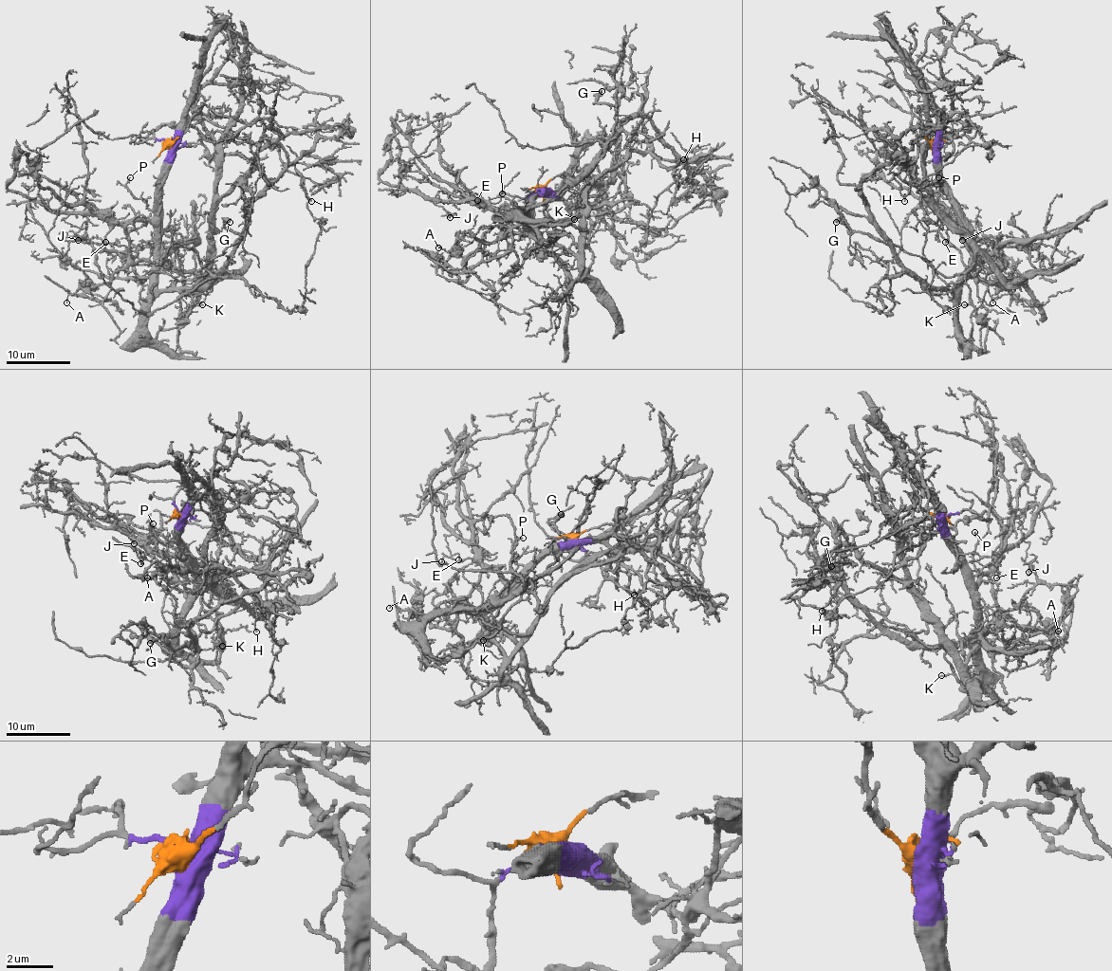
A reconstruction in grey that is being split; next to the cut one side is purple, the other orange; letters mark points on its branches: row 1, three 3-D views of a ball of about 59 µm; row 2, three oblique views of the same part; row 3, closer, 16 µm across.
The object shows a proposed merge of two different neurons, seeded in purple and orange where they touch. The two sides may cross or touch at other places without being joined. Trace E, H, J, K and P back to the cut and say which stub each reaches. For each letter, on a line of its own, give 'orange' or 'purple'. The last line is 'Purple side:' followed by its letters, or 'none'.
E: purple
H: orange
J: purple
K: orange
P: purple
Purple side: E, J, P

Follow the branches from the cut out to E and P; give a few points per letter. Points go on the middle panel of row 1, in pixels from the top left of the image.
E: (543, 192), (525, 217), (502, 209), (491, 209), (476, 199)
P: (543, 192), (520, 215), (509, 199), (499, 196), (502, 192)

